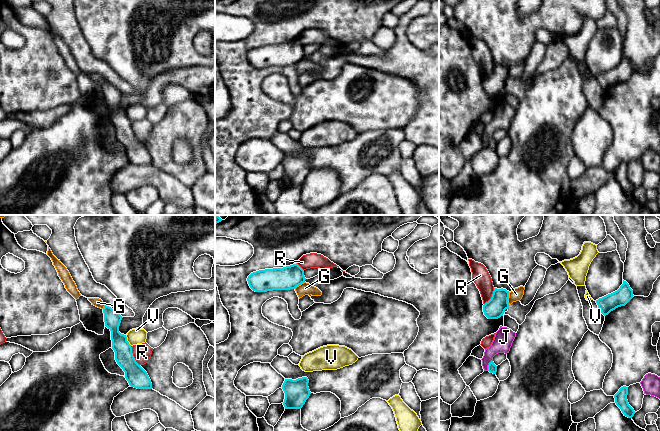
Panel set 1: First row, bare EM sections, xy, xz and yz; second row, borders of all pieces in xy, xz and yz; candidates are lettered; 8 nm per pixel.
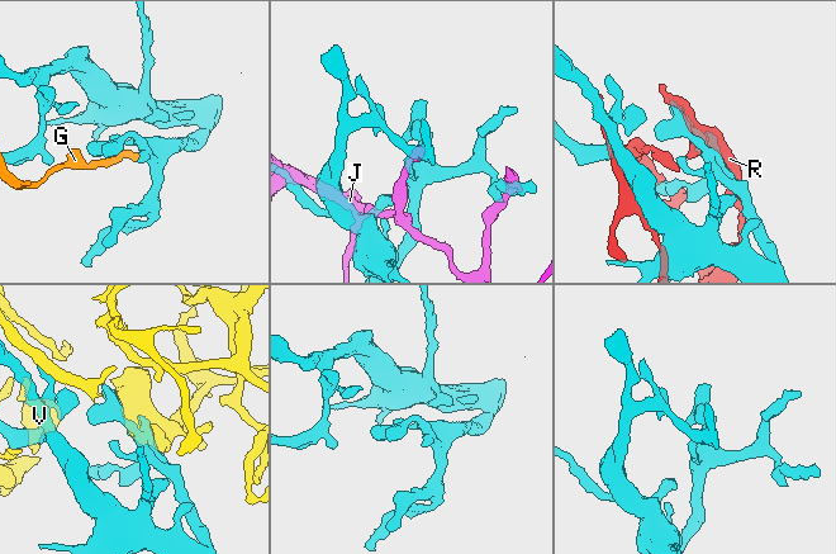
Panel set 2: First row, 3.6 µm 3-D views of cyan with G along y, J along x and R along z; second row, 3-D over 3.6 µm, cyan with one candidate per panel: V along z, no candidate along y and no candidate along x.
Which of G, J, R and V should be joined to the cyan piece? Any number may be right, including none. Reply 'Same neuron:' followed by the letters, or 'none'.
Same neuron: G

